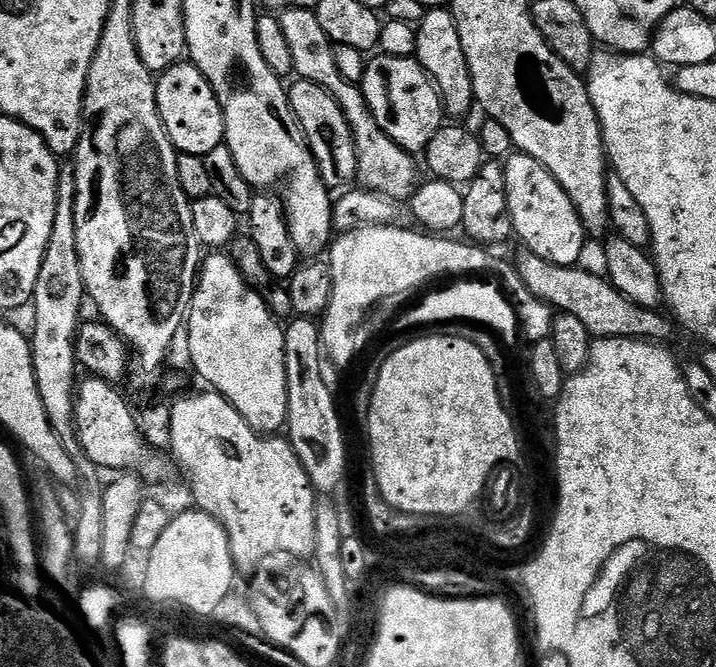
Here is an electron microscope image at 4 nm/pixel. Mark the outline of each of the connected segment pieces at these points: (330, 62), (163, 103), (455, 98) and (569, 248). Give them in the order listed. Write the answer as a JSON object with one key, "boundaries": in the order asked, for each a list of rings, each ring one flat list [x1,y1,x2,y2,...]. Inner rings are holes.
{"boundaries":[[[285,8,279,13,278,19,282,26,282,34,286,34,286,42,290,42,293,73,301,80,309,80,322,86,338,102,342,114,346,114,346,122,354,134,358,158,355,183,363,191,377,192,394,198,397,202,407,201,418,187,417,157,398,146,398,142,394,142,394,138,390,138,390,134,386,134,382,126,378,126,363,91,346,78,342,78,335,62,335,47,326,30,322,30,315,11,310,8]],[[181,62,159,73,156,101,166,134,177,153,204,157,214,150,214,146,224,143,224,107,195,64]],[[447,7,429,8,425,11,416,28,415,59,432,78,433,84,440,91,444,102,444,111,449,117,460,118,474,108,470,66,466,62,466,50,462,50,462,38,458,38,456,19]],[[513,151,509,160,503,161,504,181,506,182,506,202,508,203,508,213,512,219,512,231,515,239,521,240,523,247,532,251,539,258,544,258,546,262,557,264,560,267,573,267,581,263,580,255,584,252,584,236,586,229,574,202,570,202,570,194,562,190,558,178,542,166,534,158,530,158,524,152]]]}

